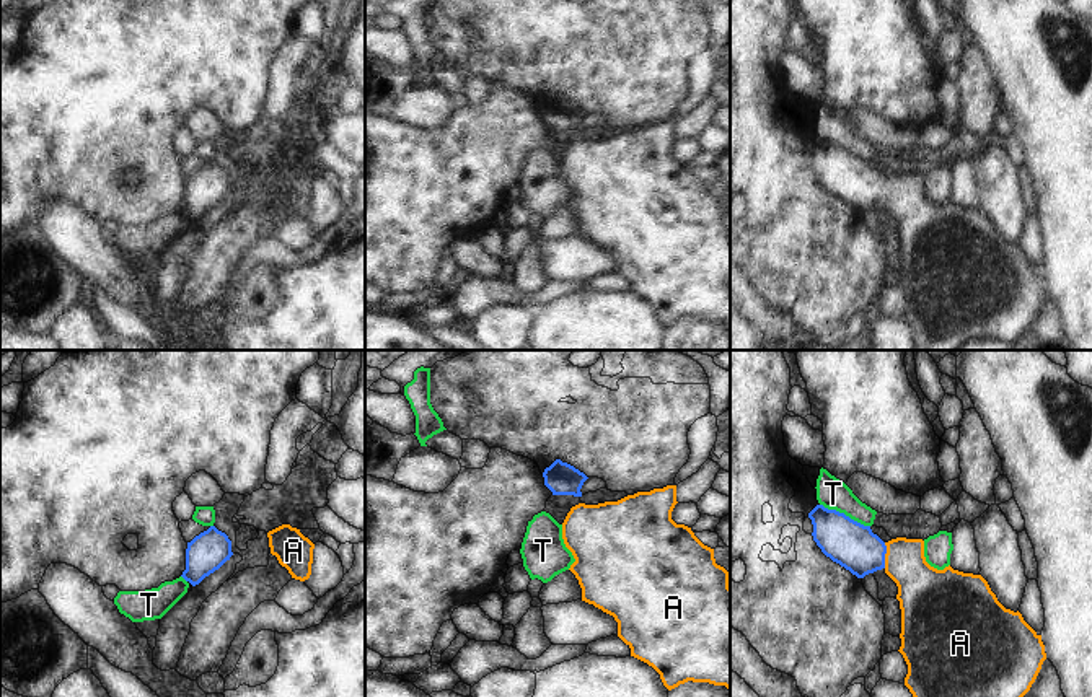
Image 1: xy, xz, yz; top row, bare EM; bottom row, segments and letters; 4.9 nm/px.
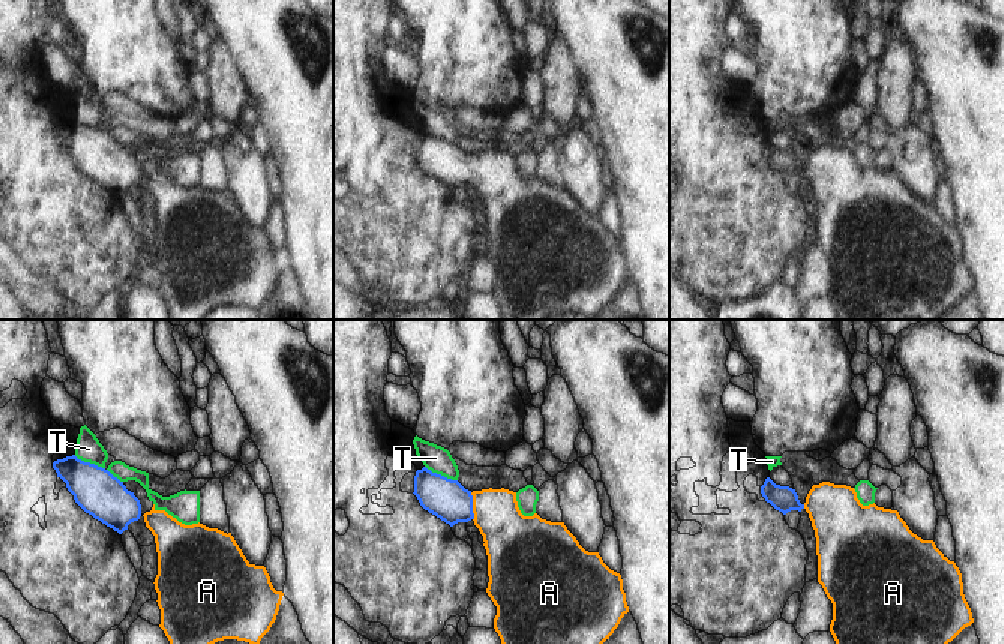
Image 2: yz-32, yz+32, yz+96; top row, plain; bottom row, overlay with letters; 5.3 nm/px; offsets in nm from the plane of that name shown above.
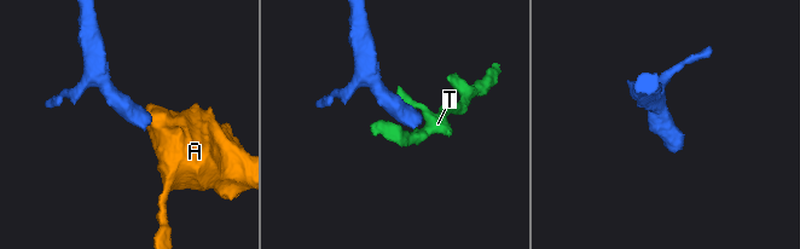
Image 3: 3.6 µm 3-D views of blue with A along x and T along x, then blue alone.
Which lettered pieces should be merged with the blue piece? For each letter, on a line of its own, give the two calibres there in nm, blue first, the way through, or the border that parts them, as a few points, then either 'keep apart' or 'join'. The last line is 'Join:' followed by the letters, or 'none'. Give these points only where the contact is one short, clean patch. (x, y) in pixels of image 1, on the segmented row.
A: 220 nm thick on the blue side, 240 nm on the other; runs through yz (848, 543), (861, 552), (884, 556), (921, 588); join
T: 220 nm thick on the blue side, 160 nm on the other; keep apart
Join: A

